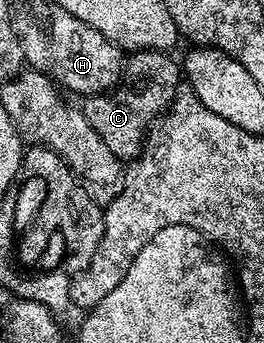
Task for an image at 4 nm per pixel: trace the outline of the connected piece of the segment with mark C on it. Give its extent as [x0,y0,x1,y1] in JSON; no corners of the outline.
[82,50,182,159]

